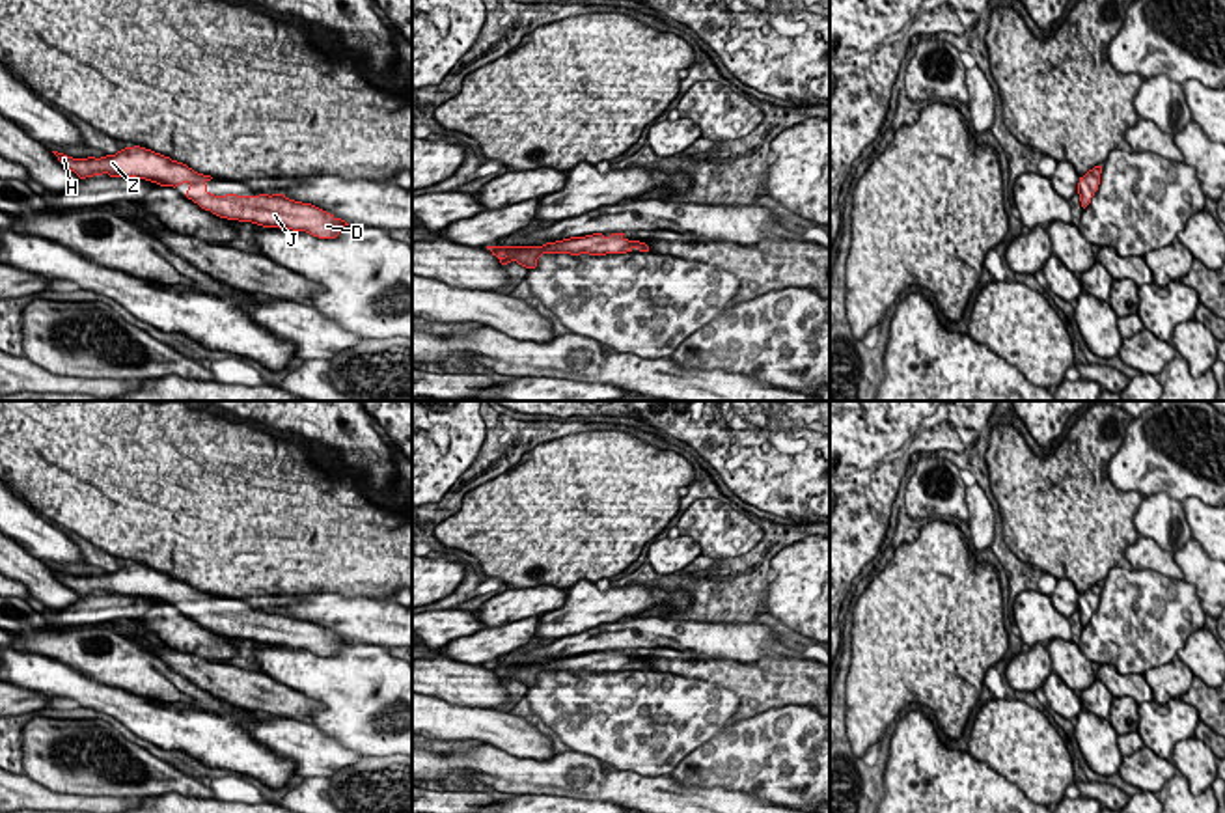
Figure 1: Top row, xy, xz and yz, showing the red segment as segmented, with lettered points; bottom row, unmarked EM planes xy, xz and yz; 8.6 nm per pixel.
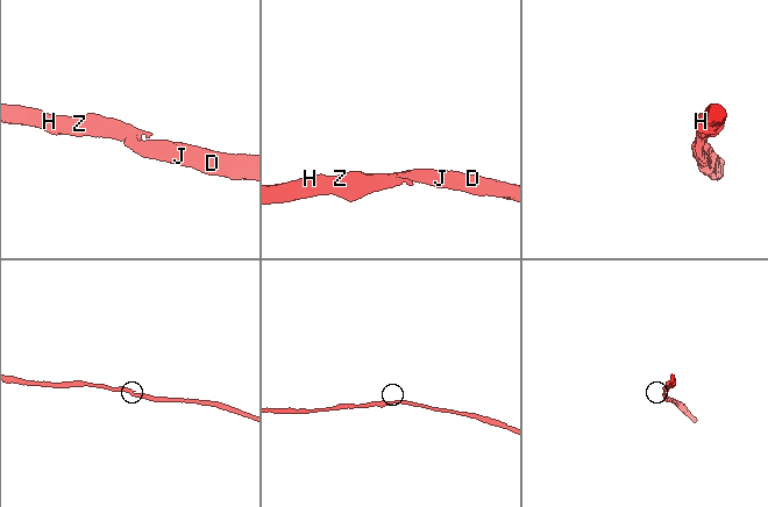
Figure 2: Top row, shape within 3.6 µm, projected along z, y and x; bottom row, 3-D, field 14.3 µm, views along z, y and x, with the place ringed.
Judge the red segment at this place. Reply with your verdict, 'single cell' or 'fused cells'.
single cell

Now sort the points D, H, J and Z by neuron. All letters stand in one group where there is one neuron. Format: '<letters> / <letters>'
D H J Z

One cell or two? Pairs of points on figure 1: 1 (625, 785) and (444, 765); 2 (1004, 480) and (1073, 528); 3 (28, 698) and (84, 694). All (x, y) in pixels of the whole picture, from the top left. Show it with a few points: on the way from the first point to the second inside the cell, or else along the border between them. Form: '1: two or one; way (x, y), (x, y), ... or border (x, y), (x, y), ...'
1: one; way (580, 776), (513, 776), (489, 765)
2: one; way (1020, 482), (1056, 511)
3: two; border (19, 685), (53, 698)

